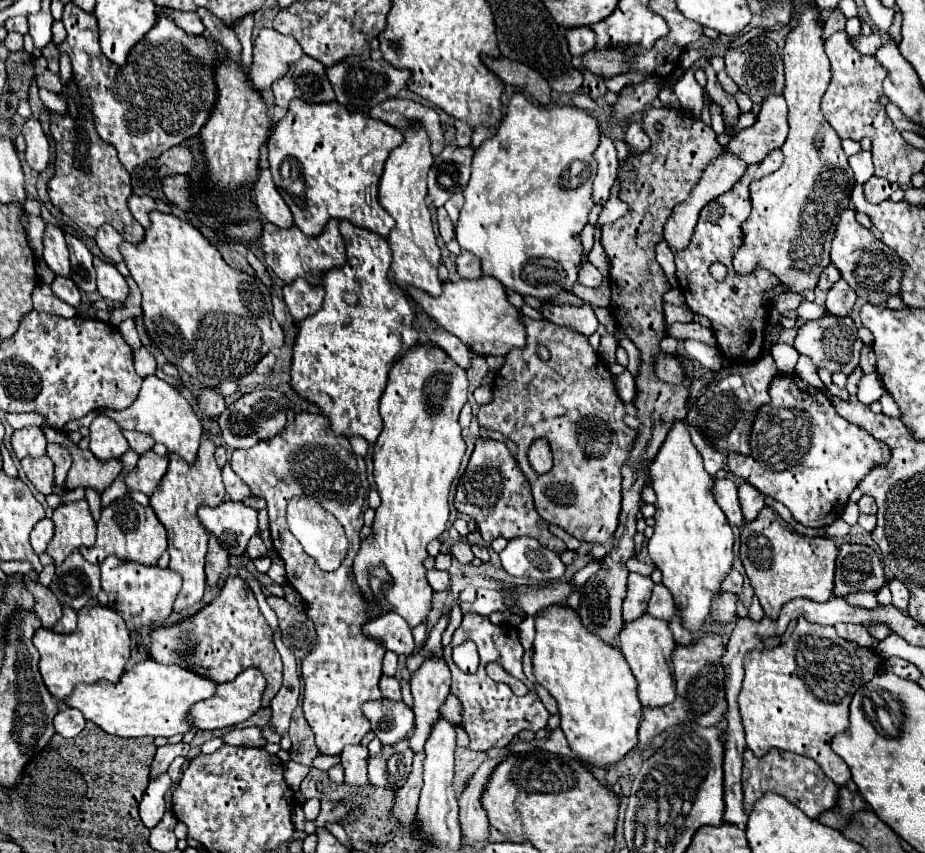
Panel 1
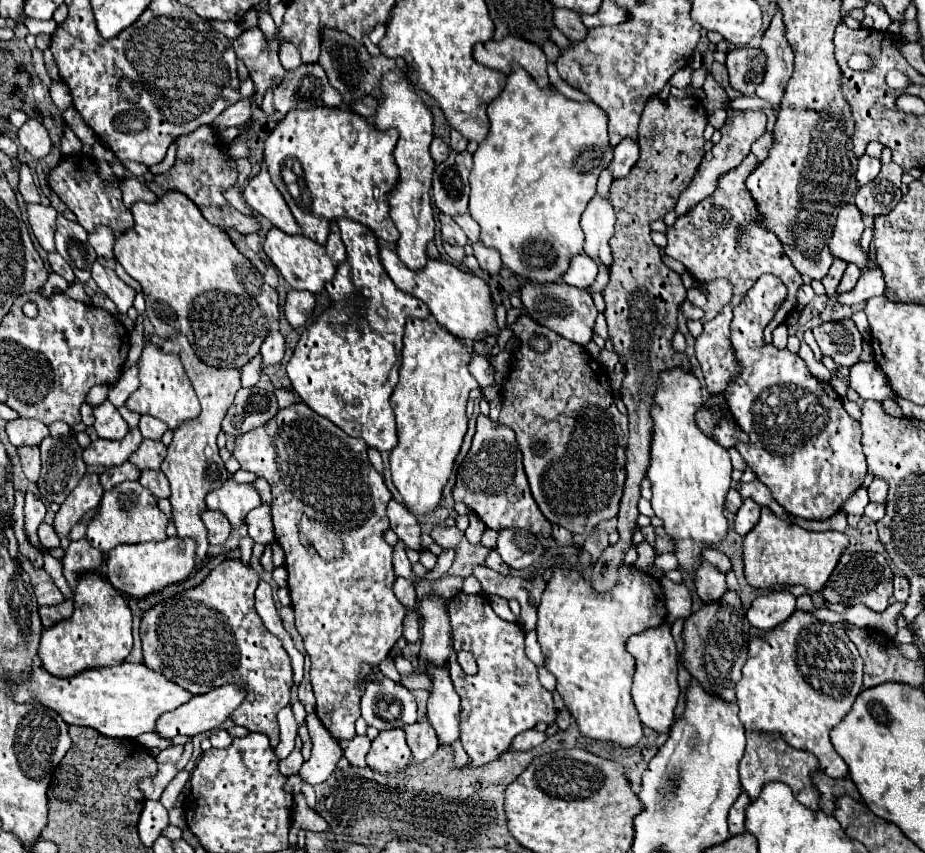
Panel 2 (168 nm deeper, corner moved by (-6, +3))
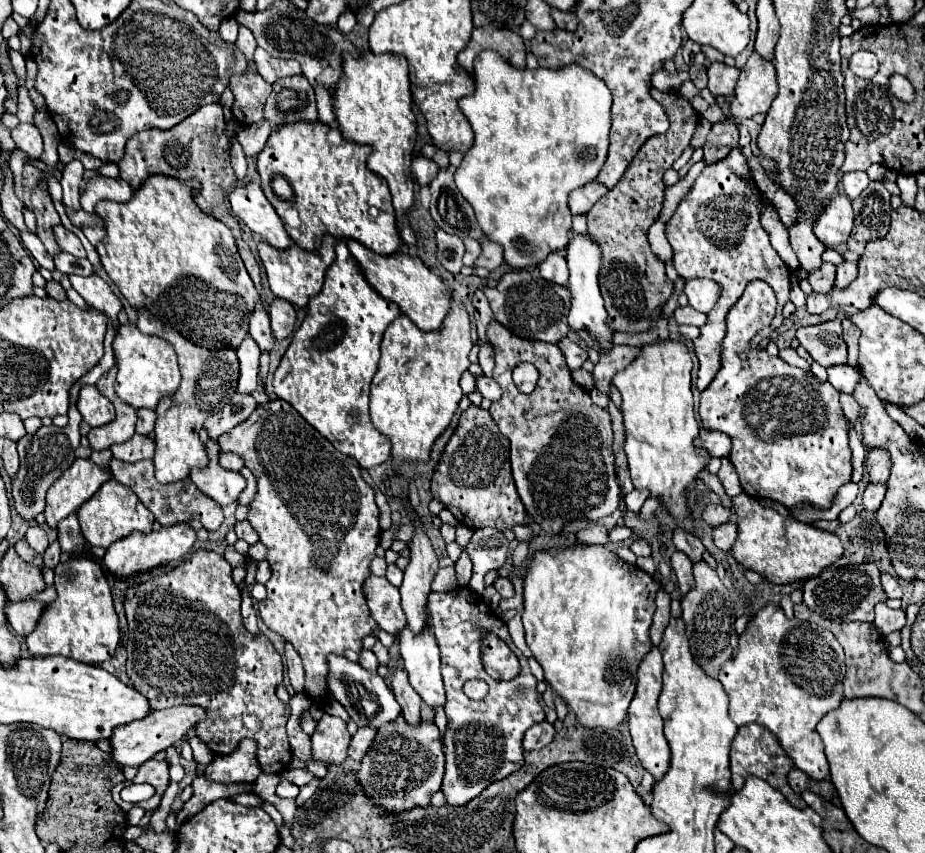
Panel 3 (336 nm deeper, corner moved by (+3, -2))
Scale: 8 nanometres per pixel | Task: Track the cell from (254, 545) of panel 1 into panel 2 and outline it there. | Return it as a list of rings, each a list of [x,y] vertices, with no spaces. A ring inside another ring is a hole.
[[[262,504],[260,508],[254,508],[252,512],[248,512],[248,516],[246,516],[246,528],[248,528],[248,536],[254,542],[260,542],[260,544],[274,542],[270,506]]]

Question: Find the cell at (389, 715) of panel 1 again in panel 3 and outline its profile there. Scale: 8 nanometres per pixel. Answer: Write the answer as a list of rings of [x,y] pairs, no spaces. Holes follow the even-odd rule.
[[[329,657],[329,669],[333,671],[333,679],[329,679],[331,697],[347,709],[347,713],[359,727],[373,725],[375,729],[379,729],[401,715],[401,705],[395,701],[395,695],[379,675],[365,671],[359,663],[349,661],[347,657]]]

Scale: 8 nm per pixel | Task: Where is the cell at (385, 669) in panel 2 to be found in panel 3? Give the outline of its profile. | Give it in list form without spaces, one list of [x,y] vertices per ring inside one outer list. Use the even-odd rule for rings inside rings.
[[[363,651],[363,653],[359,655],[359,663],[361,663],[361,667],[367,669],[369,673],[377,673],[379,661],[377,661],[377,657],[375,657],[373,651]]]

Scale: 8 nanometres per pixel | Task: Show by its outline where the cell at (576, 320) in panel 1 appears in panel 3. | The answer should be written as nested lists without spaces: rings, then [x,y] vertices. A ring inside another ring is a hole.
[[[509,271],[495,289],[485,287],[483,291],[495,313],[495,321],[503,323],[511,333],[545,343],[559,343],[567,337],[567,315],[571,309],[571,293],[567,287],[545,281],[537,271]]]

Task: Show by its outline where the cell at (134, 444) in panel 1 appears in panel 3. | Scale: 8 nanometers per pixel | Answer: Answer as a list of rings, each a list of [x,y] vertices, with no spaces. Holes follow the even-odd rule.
[[[137,411],[137,433],[139,435],[149,435],[153,429],[155,429],[155,411]]]

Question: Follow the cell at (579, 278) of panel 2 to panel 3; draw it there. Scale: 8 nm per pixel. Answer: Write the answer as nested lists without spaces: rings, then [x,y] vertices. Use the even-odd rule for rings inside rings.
[[[551,253],[539,265],[539,273],[541,273],[543,279],[553,281],[557,285],[567,287],[567,283],[569,283],[569,267],[567,267],[567,261],[565,261],[565,257],[561,253]]]

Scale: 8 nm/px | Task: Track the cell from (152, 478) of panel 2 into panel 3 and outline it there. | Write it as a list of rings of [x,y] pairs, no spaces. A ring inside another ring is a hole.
[[[113,459],[111,461],[111,471],[113,471],[113,477],[117,481],[121,481],[123,485],[127,485],[127,487],[131,487],[135,491],[135,495],[143,501],[143,505],[155,515],[155,519],[163,527],[173,525],[175,519],[199,519],[201,525],[209,533],[213,533],[223,523],[221,507],[215,501],[209,501],[209,497],[197,493],[191,479],[185,479],[185,481],[179,481],[179,483],[173,483],[173,485],[161,485],[153,475],[153,463],[151,461],[139,461],[137,465],[125,465],[123,461]]]

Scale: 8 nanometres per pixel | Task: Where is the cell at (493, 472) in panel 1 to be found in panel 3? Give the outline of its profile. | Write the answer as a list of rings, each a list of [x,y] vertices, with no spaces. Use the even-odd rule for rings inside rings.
[[[477,405],[463,411],[459,427],[447,443],[431,479],[431,493],[469,529],[493,527],[505,531],[515,525],[527,525],[527,513],[511,475],[509,441],[497,429],[489,411]]]

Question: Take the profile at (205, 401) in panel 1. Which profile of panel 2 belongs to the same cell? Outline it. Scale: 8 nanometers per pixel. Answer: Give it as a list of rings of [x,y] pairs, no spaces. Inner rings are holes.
[[[178,336],[178,354],[192,380],[192,386],[198,394],[202,410],[200,410],[198,418],[194,418],[190,424],[182,424],[182,428],[172,430],[172,442],[168,446],[168,454],[162,462],[160,470],[166,474],[170,488],[172,488],[172,496],[170,496],[172,514],[174,514],[172,522],[176,524],[178,536],[194,538],[198,542],[196,560],[198,560],[198,564],[202,564],[202,560],[206,558],[206,550],[208,550],[208,532],[206,532],[206,526],[200,516],[202,516],[202,510],[206,510],[206,502],[204,502],[206,494],[220,488],[230,476],[218,456],[216,436],[220,432],[220,422],[234,400],[236,390],[240,390],[240,370],[238,368],[222,368],[222,370],[208,368],[208,364],[202,364],[202,360],[198,360],[194,348],[190,348],[190,344],[184,336]]]

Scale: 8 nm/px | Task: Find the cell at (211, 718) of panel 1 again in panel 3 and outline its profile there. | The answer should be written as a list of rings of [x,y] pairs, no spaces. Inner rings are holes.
[[[181,705],[181,707],[163,709],[163,711],[153,711],[145,719],[139,719],[139,721],[133,721],[133,723],[125,723],[125,725],[115,729],[113,741],[111,741],[111,745],[113,745],[113,753],[111,755],[113,755],[113,759],[117,761],[119,767],[143,765],[157,751],[163,751],[163,749],[179,743],[187,735],[187,731],[191,731],[207,715],[209,715],[209,711],[199,707],[199,705]]]

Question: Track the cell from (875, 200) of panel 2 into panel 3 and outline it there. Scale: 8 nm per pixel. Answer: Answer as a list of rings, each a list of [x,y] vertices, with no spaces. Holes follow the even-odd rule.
[[[871,181],[867,189],[853,199],[855,225],[853,237],[857,241],[869,241],[873,237],[885,237],[891,221],[891,193],[885,189],[883,181]]]

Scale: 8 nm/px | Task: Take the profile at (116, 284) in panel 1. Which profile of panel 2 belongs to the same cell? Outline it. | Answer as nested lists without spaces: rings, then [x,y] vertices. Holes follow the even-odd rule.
[[[94,264],[94,268],[90,268],[94,282],[98,284],[98,288],[116,304],[116,308],[120,312],[128,312],[128,308],[134,302],[134,294],[136,290],[130,288],[126,282],[122,282],[114,270],[108,270],[100,264]]]

